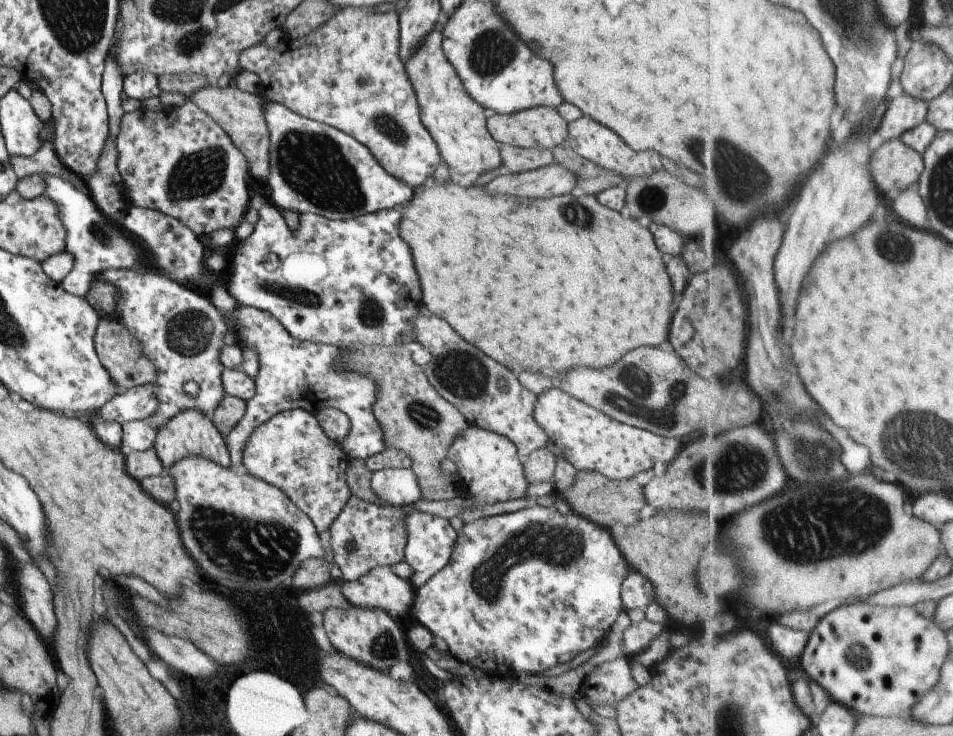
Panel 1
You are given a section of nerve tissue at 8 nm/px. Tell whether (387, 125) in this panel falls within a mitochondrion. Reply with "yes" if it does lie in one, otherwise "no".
yes

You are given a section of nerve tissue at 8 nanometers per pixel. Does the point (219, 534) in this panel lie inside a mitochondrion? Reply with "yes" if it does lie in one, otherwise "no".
yes

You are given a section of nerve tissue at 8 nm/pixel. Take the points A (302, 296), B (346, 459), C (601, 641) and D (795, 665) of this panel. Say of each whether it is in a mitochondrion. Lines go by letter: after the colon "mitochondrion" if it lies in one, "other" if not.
A: mitochondrion
B: other
C: other
D: other

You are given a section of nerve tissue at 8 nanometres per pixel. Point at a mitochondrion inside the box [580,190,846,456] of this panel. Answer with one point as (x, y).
(635, 397)

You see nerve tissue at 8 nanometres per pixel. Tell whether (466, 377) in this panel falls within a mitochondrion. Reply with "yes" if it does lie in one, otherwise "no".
yes

